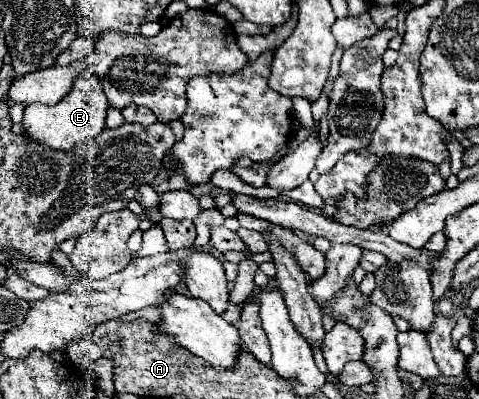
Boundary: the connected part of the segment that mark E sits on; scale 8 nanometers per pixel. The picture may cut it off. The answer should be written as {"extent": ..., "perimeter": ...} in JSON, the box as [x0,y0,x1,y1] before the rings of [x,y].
{"extent":[23,71,109,151],"perimeter":[[[85,71],[75,79],[69,95],[65,95],[65,99],[61,99],[59,103],[51,107],[43,103],[27,105],[23,115],[23,125],[25,125],[27,137],[31,137],[33,141],[65,151],[65,149],[77,147],[83,141],[95,139],[105,127],[107,109],[109,109],[109,103],[97,75],[93,71]]]}

